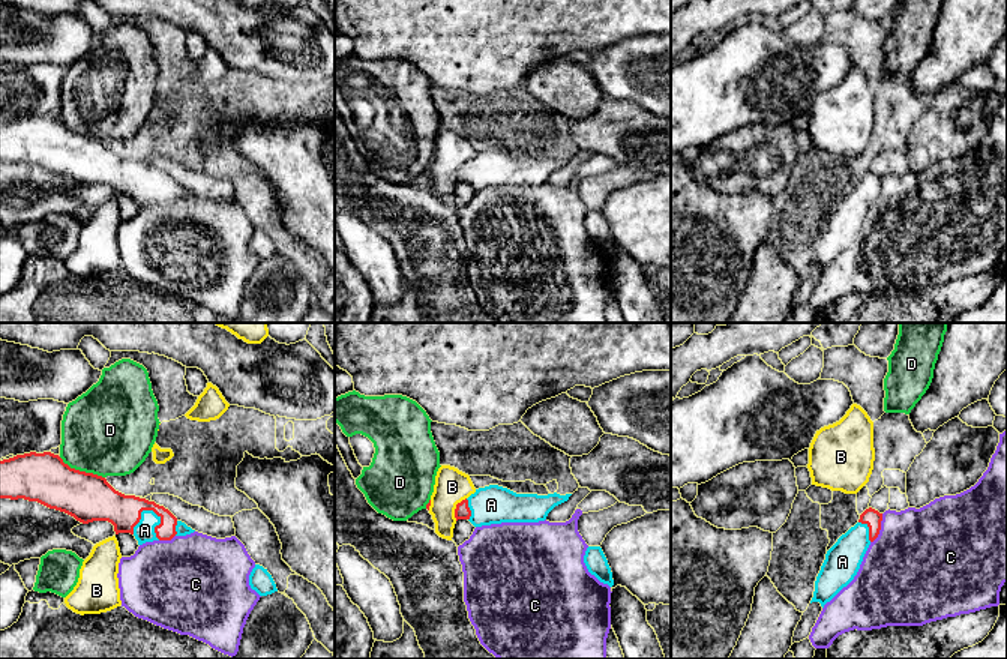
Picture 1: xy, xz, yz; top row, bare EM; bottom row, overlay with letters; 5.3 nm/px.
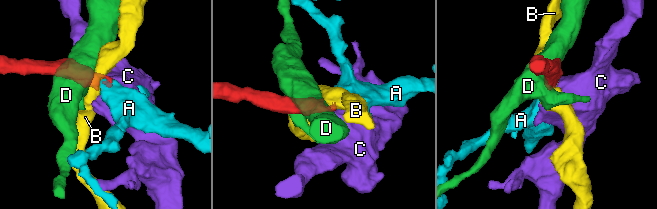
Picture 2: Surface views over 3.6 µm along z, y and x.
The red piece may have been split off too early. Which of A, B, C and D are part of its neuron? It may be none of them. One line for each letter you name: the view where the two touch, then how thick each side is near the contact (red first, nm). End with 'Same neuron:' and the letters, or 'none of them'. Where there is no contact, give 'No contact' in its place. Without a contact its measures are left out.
A: Touches red in xy. Thickness 180 nm (red) against 110 nm
Same neuron: A

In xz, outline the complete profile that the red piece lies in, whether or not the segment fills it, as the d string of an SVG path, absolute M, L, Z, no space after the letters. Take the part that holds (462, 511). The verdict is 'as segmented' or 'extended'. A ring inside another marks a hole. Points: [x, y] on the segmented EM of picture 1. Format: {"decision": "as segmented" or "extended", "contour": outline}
{"decision": "extended", "contour": "M498 485L476 489L468 498L456 504L455 518L468 519L474 527L501 522L539 522L572 494L548 495L516 494Z"}

